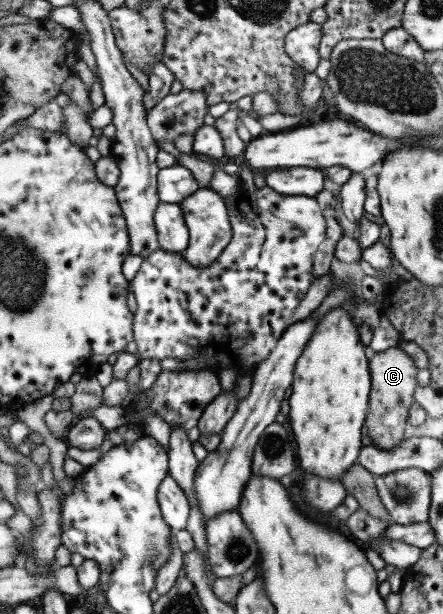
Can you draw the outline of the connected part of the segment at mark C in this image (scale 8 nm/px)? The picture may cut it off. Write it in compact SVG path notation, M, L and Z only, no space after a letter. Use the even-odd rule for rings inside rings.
M393 347L380 353L369 352L368 369L371 388L363 422L367 430L366 436L370 438L370 445L380 450L390 450L404 439L408 409L414 402L413 393L417 386L417 368L402 350Z

